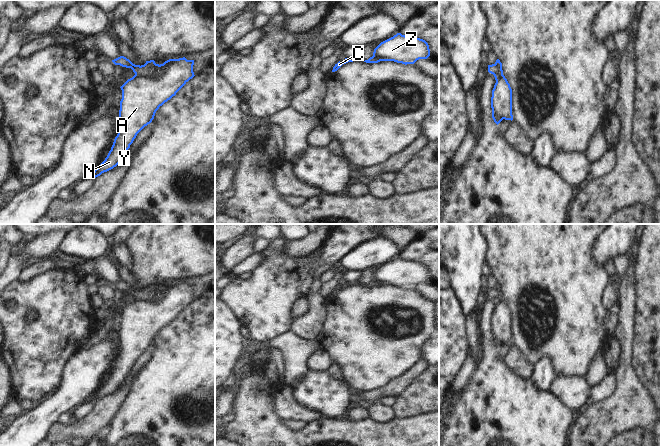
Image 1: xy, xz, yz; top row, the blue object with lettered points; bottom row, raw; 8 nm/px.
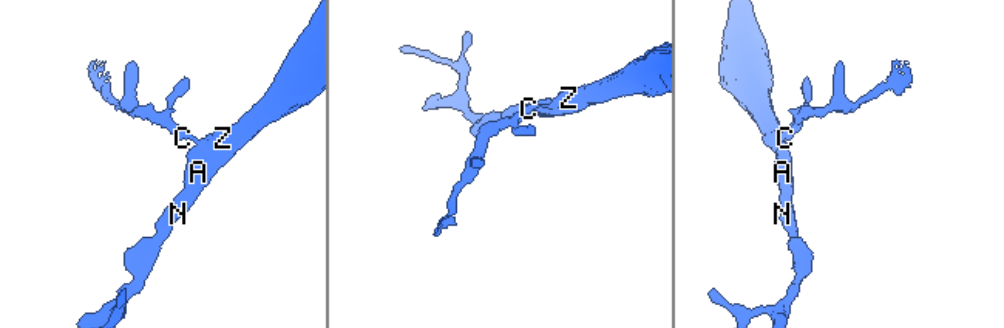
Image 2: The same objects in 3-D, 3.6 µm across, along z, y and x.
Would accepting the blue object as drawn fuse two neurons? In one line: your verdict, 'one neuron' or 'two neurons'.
two neurons

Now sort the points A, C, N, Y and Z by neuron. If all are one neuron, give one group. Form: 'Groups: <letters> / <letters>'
Groups: A N Y Z / C.

